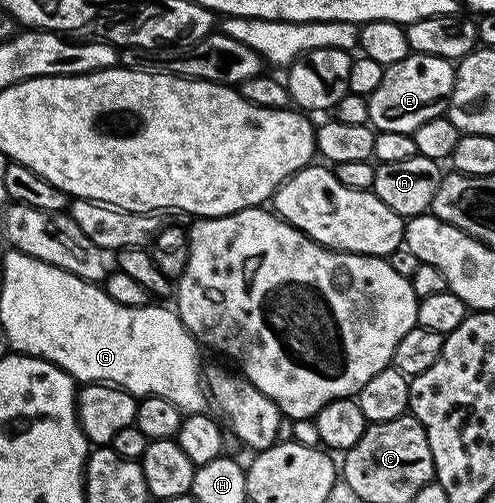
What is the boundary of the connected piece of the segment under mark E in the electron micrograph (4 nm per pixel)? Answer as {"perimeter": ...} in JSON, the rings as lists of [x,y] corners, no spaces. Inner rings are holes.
{"perimeter":[[[418,53],[406,55],[401,61],[383,68],[381,85],[377,85],[369,97],[370,126],[376,132],[414,135],[425,121],[433,121],[433,117],[446,112],[455,84],[455,69],[456,64],[450,59]]]}

